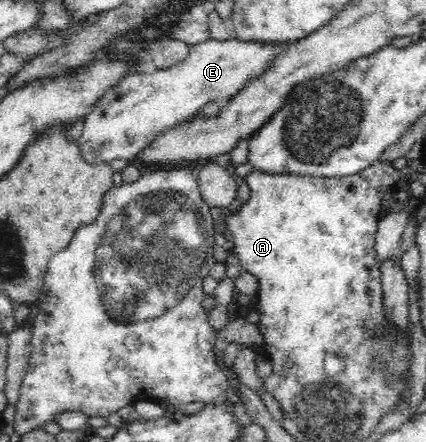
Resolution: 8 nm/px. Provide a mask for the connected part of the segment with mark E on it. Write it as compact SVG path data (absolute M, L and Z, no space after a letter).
M238 38L219 41L209 39L190 46L190 52L180 64L150 72L132 72L119 84L111 86L99 100L93 104L91 112L85 116L84 129L78 140L79 150L85 162L101 164L113 160L128 160L132 162L138 152L144 151L158 136L166 130L172 129L177 123L193 117L207 102L229 102L244 86L253 79L259 78L291 43L261 44L260 42L245 42Z

